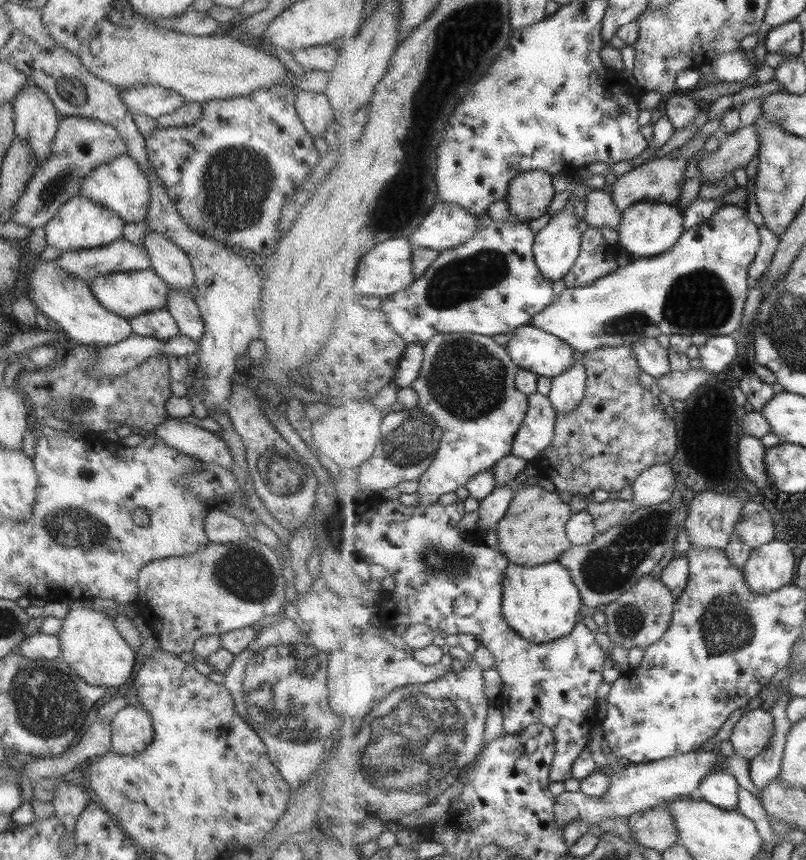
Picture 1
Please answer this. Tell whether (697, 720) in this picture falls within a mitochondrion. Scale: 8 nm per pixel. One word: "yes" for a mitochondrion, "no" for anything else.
no

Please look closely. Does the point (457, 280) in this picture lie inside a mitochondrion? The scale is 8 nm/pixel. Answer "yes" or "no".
yes

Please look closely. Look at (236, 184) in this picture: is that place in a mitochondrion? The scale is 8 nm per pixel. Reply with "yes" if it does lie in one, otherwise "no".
yes

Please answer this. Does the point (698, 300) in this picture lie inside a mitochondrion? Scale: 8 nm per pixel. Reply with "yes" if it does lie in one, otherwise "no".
yes

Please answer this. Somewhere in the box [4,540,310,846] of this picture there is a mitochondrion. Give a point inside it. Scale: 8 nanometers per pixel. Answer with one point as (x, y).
(44, 700)

